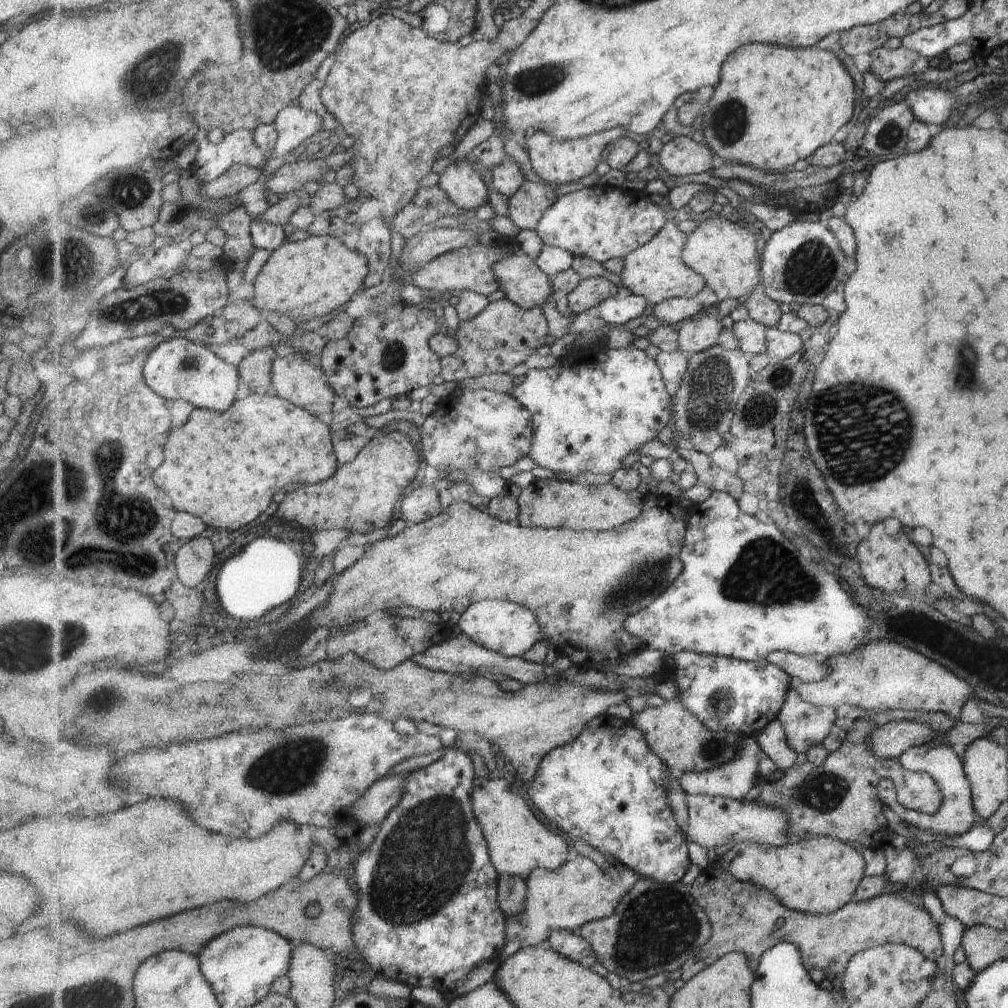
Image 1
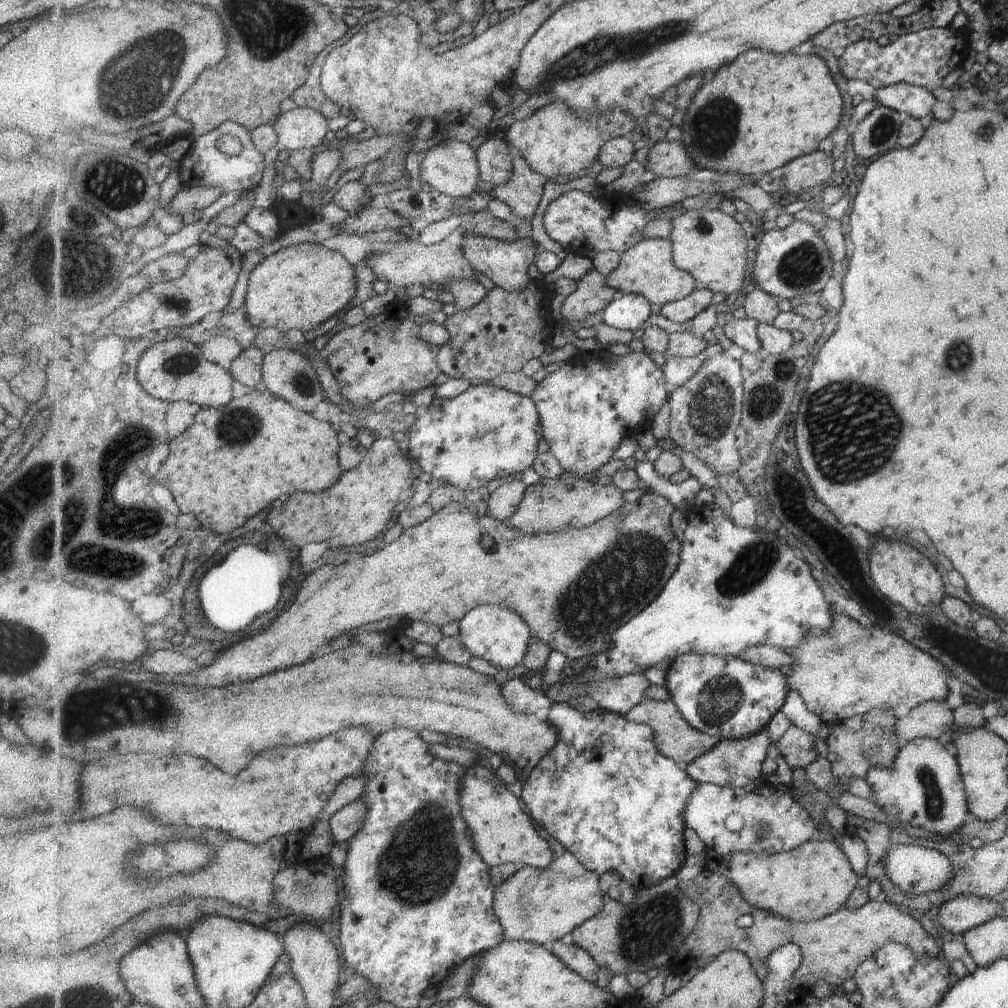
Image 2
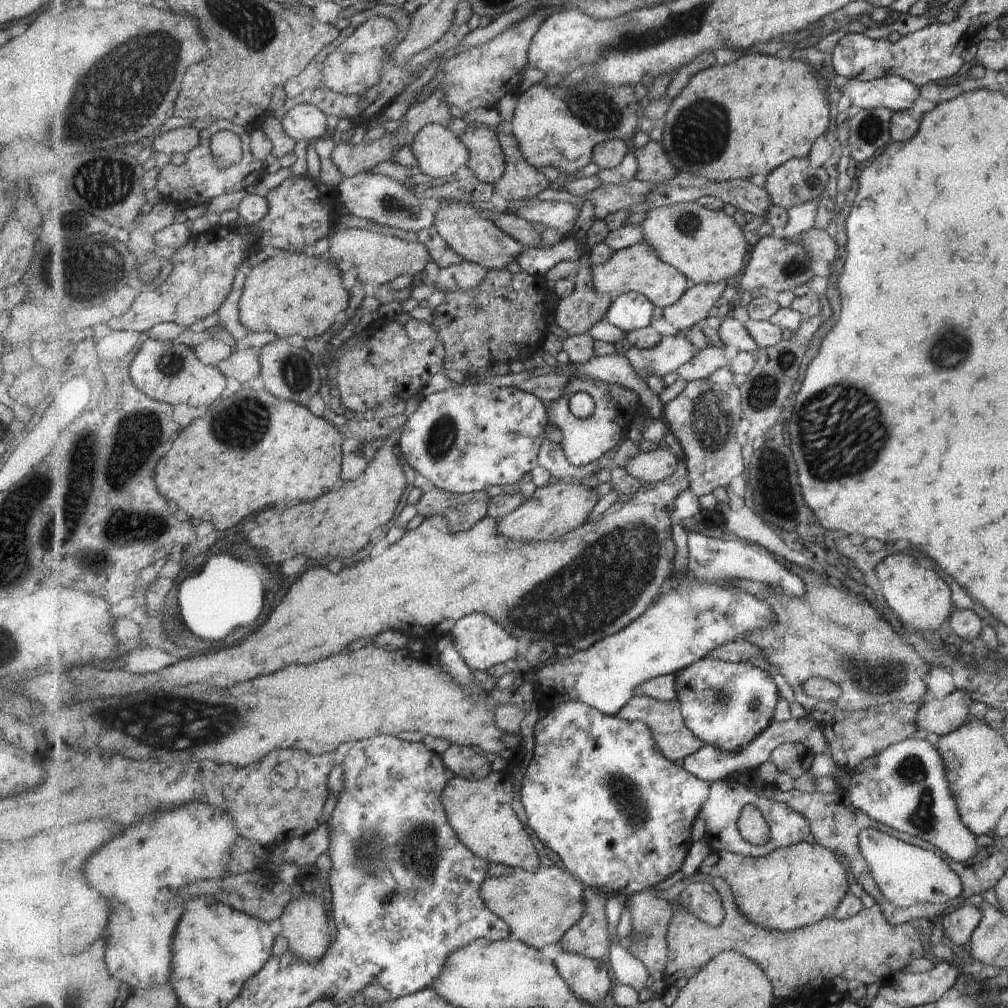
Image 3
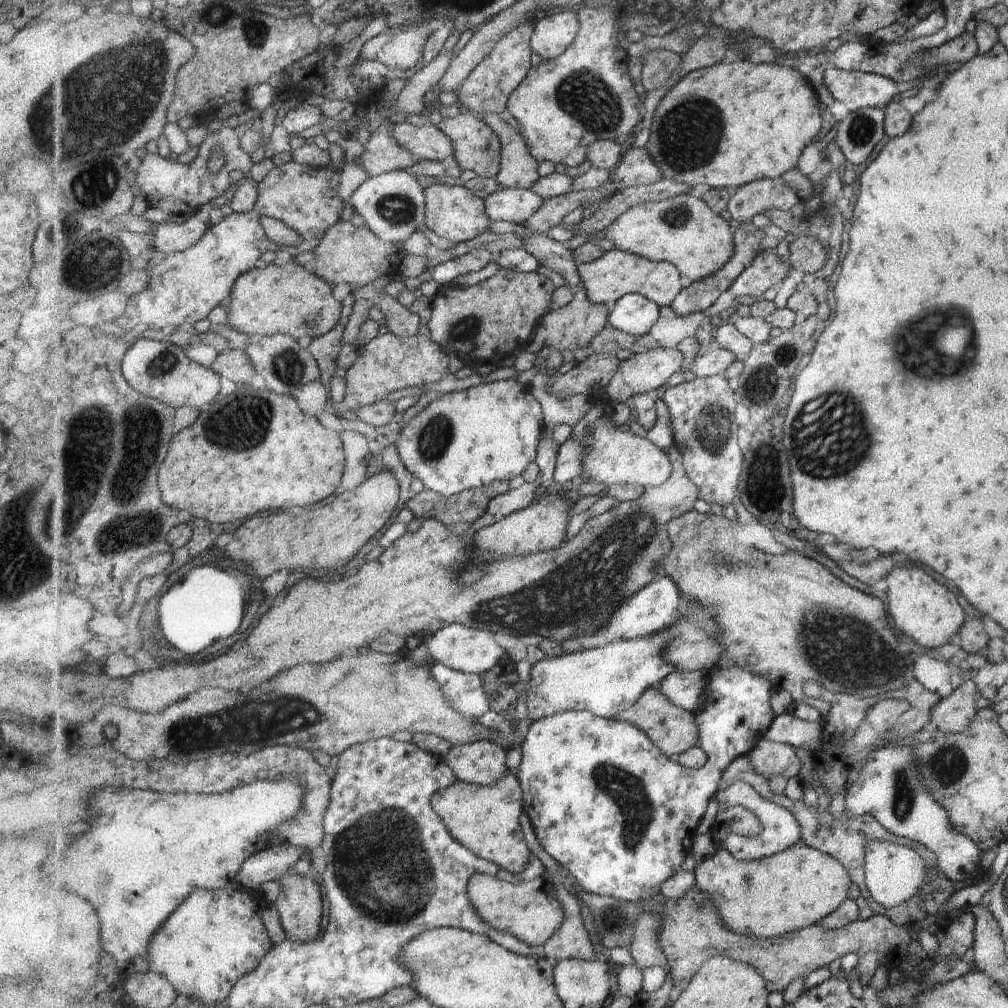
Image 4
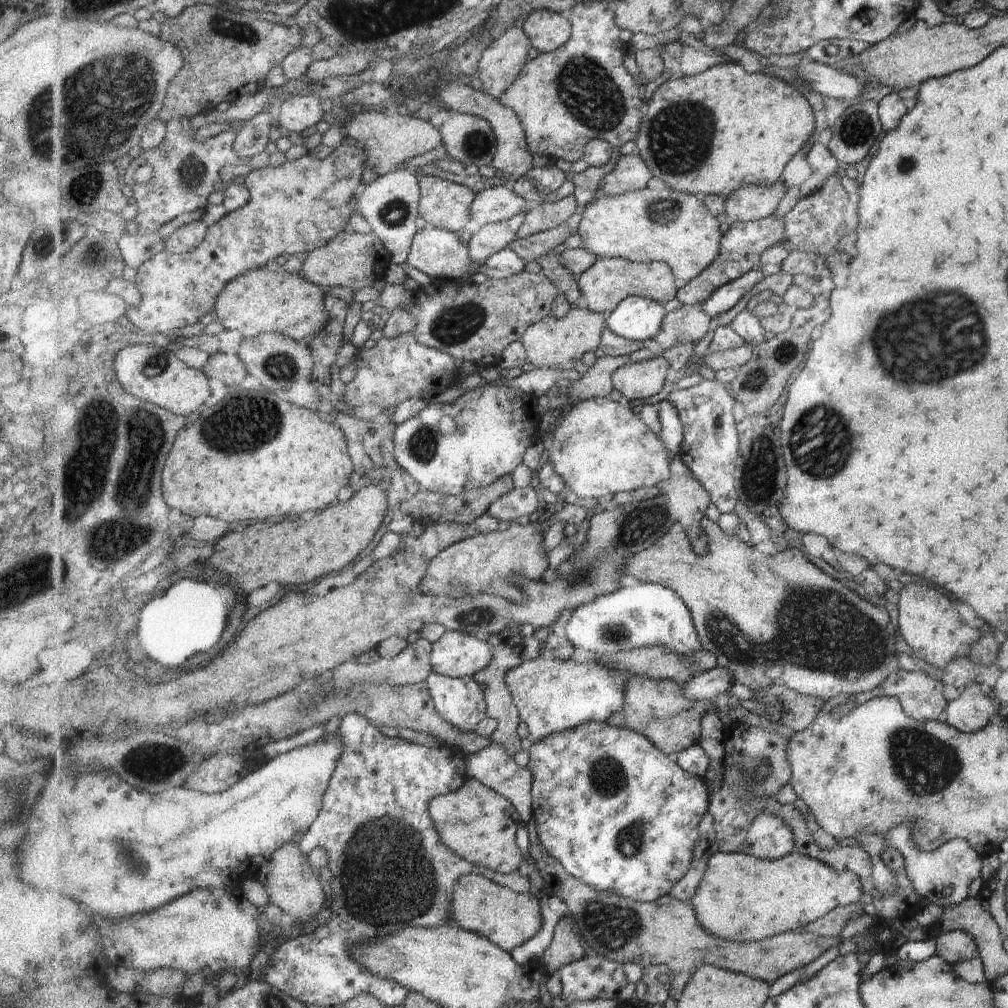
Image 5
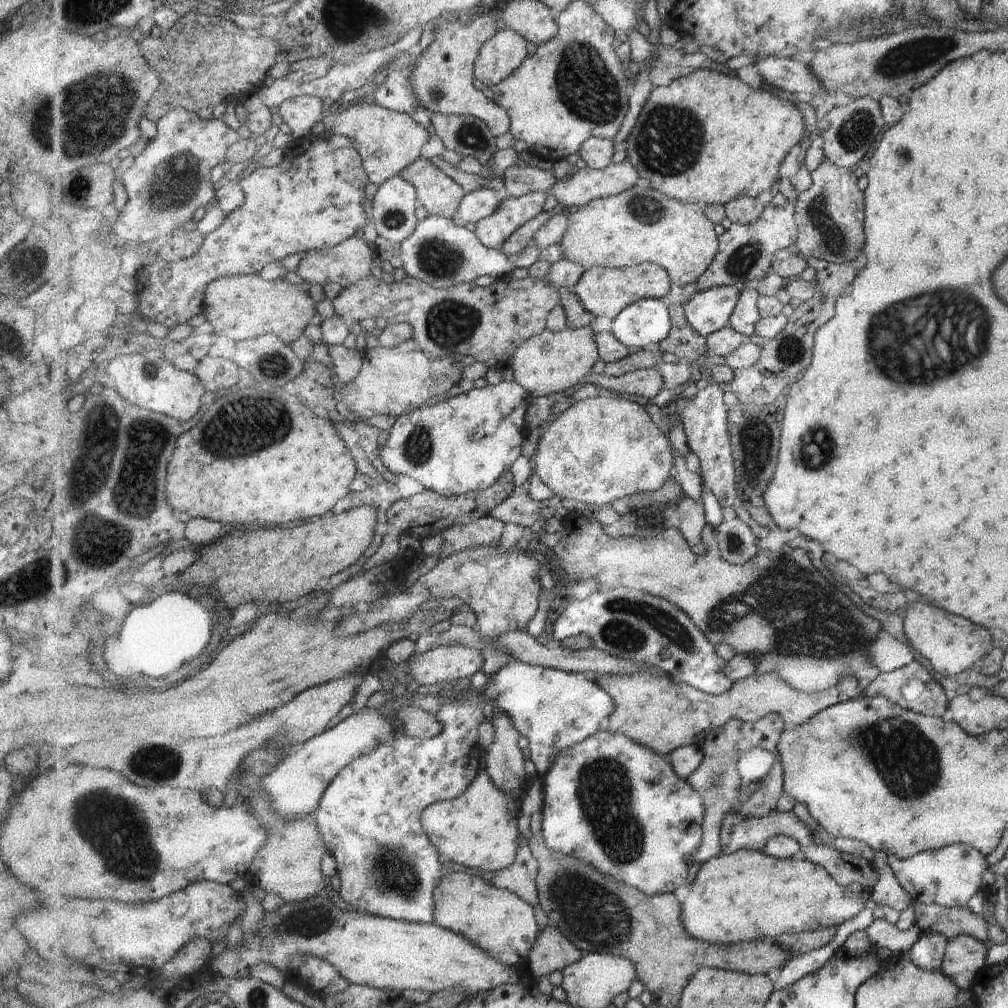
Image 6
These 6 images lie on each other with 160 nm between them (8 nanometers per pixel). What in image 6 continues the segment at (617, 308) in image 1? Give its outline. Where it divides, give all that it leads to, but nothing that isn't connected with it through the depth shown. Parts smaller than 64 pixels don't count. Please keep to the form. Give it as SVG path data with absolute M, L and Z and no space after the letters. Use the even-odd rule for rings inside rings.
M643 299L630 304L615 320L609 322L606 327L627 348L635 348L636 346L640 350L647 348L649 344L660 344L661 341L664 341L669 336L672 329L670 307L662 299Z

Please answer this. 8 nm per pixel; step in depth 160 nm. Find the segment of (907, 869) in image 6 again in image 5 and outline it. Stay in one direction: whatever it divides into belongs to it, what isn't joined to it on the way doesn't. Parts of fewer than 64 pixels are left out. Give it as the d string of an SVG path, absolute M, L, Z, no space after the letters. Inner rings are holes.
M906 824L895 825L890 828L883 836L885 846L894 848L902 856L902 864L904 866L905 874L912 884L912 890L920 897L925 899L925 902L932 902L933 904L939 904L941 907L948 907L959 904L962 900L965 900L967 896L967 889L969 884L975 878L980 878L980 861L981 856L975 852L975 849L971 848L967 842L961 839L951 839L946 843L943 843L939 848L932 851L920 851L910 837L912 831L910 826Z

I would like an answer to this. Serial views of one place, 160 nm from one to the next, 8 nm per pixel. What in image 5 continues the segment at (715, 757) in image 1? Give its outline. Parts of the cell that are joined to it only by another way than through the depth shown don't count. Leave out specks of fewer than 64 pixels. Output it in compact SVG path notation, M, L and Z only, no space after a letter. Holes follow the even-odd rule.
M631 676L626 682L626 705L608 718L611 726L639 731L672 757L700 742L702 720L712 708L711 701L690 699L682 681Z

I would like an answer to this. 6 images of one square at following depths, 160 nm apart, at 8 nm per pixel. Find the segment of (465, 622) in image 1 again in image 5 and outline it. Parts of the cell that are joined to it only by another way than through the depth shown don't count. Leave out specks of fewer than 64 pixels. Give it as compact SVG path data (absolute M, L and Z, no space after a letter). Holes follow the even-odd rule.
M447 630L428 657L428 672L462 679L474 677L493 661L490 644L463 631Z

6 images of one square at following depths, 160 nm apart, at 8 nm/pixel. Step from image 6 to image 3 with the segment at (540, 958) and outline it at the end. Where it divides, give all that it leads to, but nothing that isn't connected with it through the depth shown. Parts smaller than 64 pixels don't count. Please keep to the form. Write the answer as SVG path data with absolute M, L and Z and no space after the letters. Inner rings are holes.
M587 887L585 890L586 914L574 924L559 944L568 953L575 953L601 960L609 954L612 940L607 928L607 898L600 889Z

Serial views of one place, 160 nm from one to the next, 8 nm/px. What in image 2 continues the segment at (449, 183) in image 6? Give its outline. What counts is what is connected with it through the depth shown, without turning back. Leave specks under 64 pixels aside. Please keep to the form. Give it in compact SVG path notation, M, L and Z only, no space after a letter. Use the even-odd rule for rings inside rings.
M461 234L460 238L466 258L470 260L475 270L485 274L495 283L495 286L504 288L509 292L515 292L519 289L525 289L531 284L527 272L529 272L529 266L534 263L534 258L538 254L537 250L541 249L541 246L531 237L504 241L483 235L465 236L465 234Z

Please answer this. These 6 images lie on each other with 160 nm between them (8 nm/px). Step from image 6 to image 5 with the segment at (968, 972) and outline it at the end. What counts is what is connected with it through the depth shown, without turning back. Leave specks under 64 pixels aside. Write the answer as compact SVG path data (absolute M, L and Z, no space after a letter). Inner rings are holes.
M945 931L935 936L935 955L951 966L968 961L977 954L973 939L963 931Z

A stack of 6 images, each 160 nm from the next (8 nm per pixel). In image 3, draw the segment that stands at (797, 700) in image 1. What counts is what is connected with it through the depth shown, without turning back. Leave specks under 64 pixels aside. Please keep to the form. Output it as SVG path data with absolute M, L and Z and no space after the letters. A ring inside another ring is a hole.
M783 743L774 750L770 759L781 772L790 774L794 779L811 770L815 752L801 743Z

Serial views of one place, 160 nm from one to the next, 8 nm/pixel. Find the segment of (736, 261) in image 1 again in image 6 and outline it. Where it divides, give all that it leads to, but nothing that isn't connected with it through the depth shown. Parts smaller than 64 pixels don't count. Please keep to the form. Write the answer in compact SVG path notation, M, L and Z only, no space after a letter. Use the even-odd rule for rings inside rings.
M635 185L621 194L595 199L567 218L569 223L559 243L563 258L579 263L587 269L591 267L622 269L652 262L667 270L673 284L683 287L685 284L698 281L698 278L710 268L720 249L720 242L715 234L715 223L705 214L704 205L676 201L653 188L644 189Z

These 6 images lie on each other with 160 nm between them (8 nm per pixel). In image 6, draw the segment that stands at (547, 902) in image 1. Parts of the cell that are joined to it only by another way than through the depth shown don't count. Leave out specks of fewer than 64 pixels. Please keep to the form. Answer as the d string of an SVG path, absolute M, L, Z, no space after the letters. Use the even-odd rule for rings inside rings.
M444 874L439 883L439 890L435 889L434 901L436 925L463 935L507 966L517 967L523 960L527 960L540 935L534 906L518 894L507 889L500 889L492 882L489 883L477 876L455 874L455 878L452 878L451 875Z

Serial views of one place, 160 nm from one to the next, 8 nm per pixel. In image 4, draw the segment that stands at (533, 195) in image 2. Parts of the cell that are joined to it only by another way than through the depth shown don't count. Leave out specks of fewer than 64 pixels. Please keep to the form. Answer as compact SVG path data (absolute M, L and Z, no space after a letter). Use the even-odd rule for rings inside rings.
M483 114L481 118L499 135L502 142L502 165L496 179L503 189L529 189L539 177L539 163L531 154L522 132L512 128L499 114Z

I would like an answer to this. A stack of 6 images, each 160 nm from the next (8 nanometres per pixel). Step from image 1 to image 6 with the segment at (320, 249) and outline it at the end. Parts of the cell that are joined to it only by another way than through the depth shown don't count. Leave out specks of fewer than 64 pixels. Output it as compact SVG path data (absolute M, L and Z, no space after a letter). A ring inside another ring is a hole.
M241 275L238 277L217 279L210 284L207 289L204 316L212 325L215 335L226 335L233 339L236 343L247 339L252 339L264 334L273 333L279 335L283 342L291 344L297 338L303 336L303 330L315 322L319 322L317 304L313 298L307 294L307 290L311 284L303 282L303 284L291 284L282 279L276 281L263 280L258 275Z

